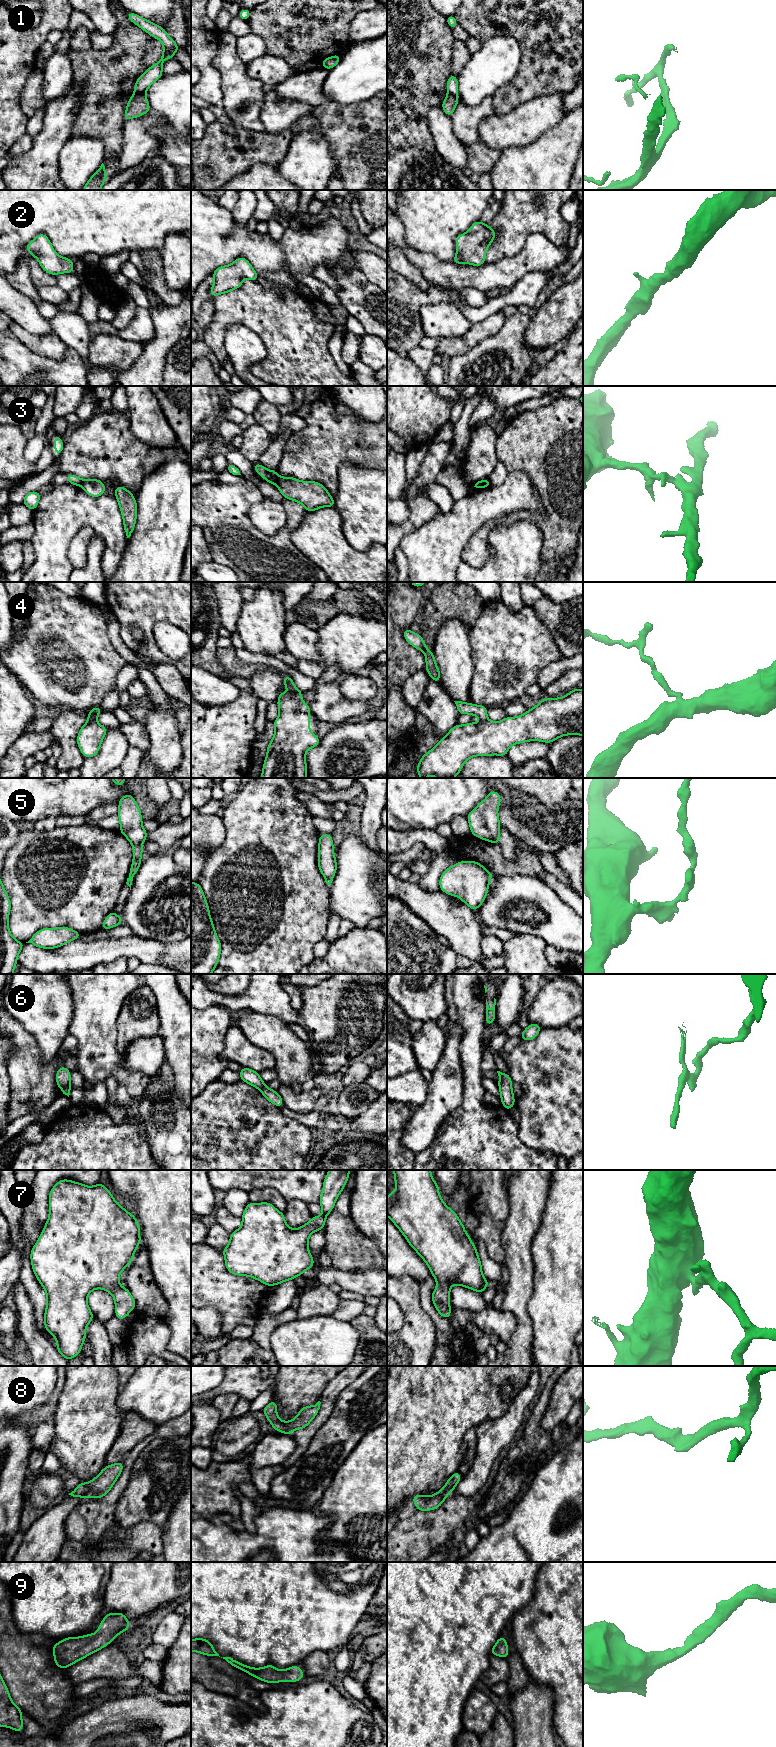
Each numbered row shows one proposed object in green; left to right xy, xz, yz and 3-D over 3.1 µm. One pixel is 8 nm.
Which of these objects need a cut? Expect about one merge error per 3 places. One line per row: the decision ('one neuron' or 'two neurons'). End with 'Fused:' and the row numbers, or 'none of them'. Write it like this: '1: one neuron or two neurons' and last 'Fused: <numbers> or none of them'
1: two neurons
2: one neuron
3: two neurons
4: two neurons
5: two neurons
6: two neurons
7: one neuron
8: one neuron
9: one neuron
Fused: 1, 3, 4, 5, 6

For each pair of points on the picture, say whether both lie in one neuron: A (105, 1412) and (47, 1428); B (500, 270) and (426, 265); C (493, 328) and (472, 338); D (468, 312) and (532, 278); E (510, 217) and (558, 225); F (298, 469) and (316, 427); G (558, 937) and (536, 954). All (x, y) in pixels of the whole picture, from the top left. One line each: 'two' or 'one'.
A: two
B: one
C: one
D: one
E: one
F: one
G: two

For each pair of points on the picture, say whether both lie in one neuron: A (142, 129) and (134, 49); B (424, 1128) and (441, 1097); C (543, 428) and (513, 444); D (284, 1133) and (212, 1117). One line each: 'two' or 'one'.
A: two
B: one
C: one
D: one

